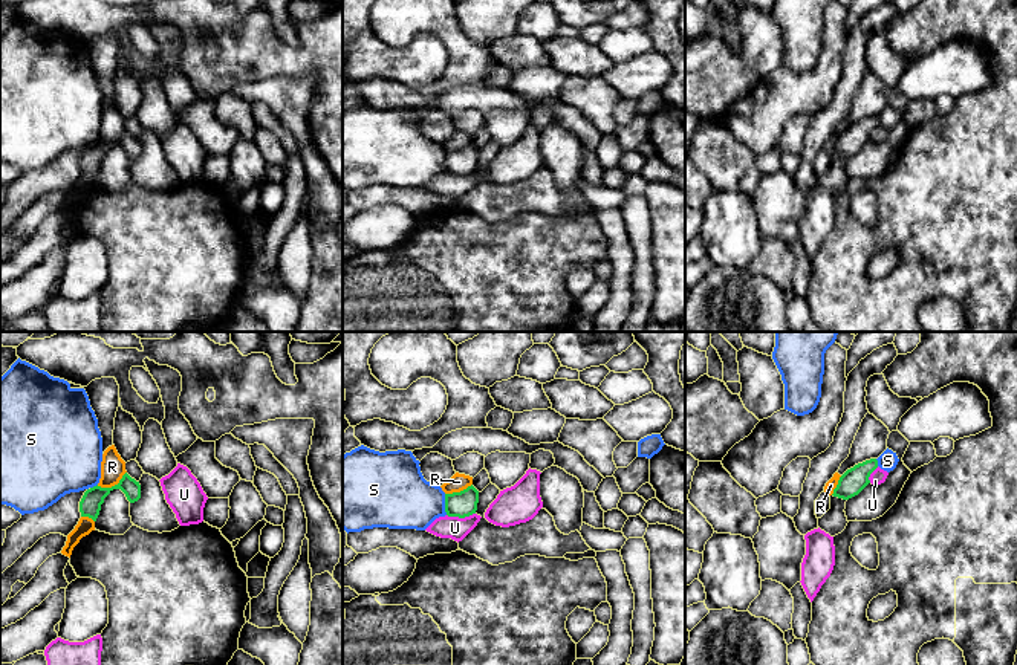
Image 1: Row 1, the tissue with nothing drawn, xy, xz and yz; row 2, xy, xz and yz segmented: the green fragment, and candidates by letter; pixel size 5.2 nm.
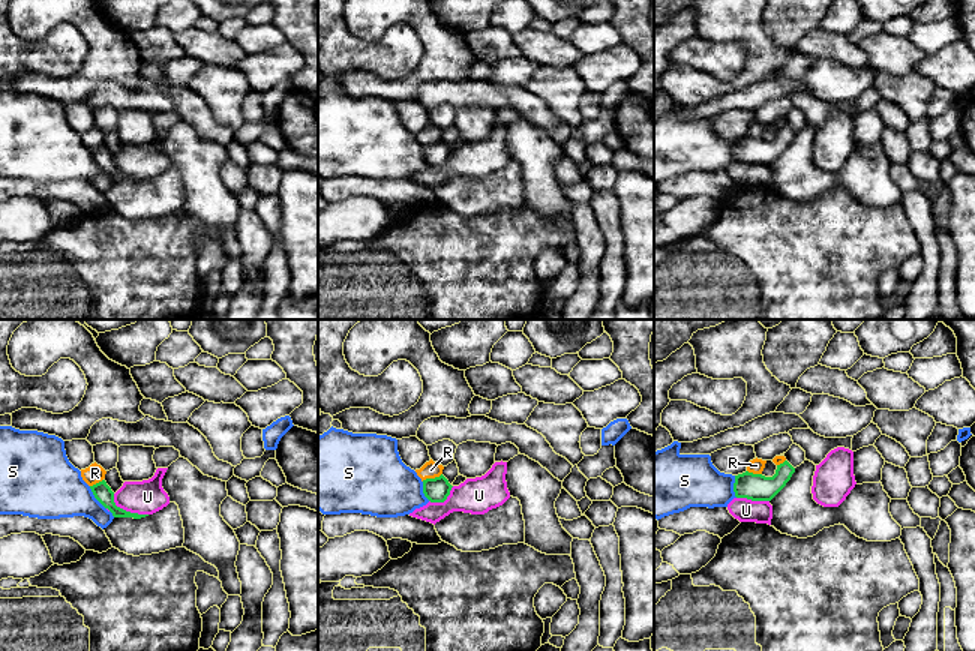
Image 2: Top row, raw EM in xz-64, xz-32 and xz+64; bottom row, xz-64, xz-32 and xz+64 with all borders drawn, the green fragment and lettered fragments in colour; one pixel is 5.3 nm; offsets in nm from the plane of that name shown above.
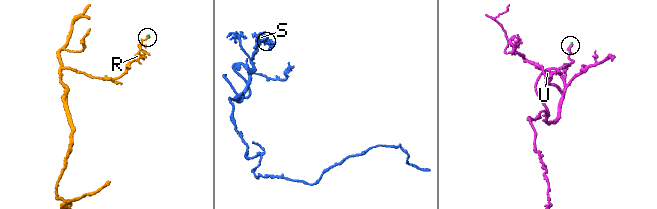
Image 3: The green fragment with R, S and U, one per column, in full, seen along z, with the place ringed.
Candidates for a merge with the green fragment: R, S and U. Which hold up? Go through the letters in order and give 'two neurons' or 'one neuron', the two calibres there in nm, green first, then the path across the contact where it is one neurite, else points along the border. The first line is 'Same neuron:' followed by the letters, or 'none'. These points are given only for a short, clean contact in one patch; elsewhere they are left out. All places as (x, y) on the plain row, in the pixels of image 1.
Same neuron: none
R: two neurons; 110 nm thick on the green side, 130 nm on the other; border along xy (126, 129), (110, 144), (97, 142)
S: two neurons; 140 nm thick on the green side, 320 nm on the other; border along xz (444, 152), (444, 168), (447, 171)
U: two neurons; 140 nm thick on the green side, 120 nm on the other

